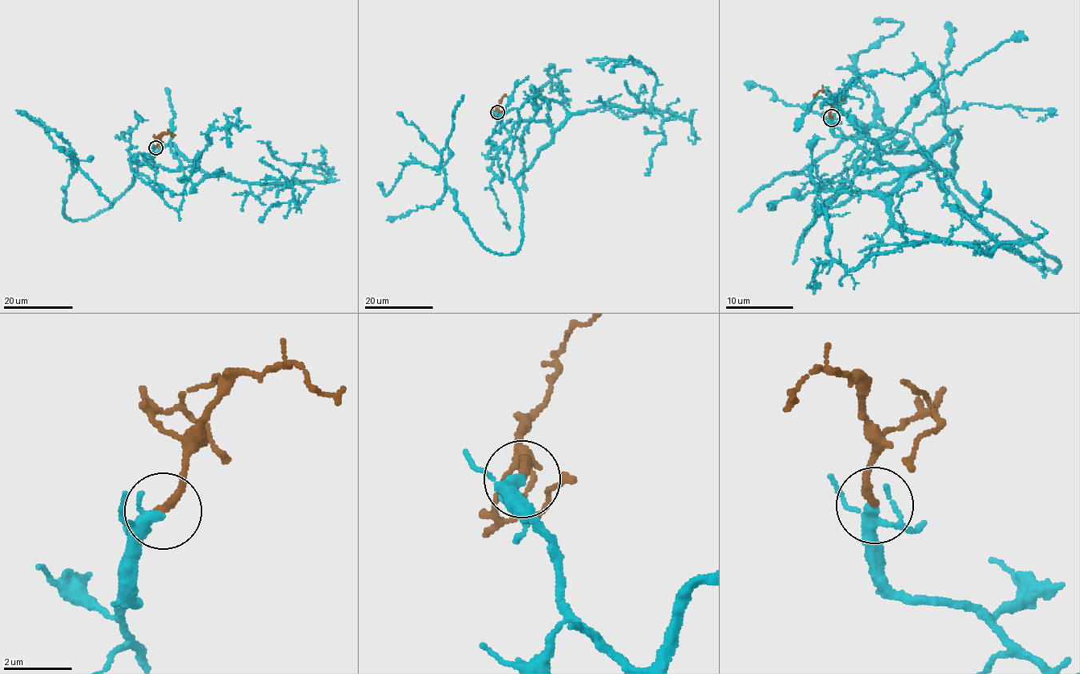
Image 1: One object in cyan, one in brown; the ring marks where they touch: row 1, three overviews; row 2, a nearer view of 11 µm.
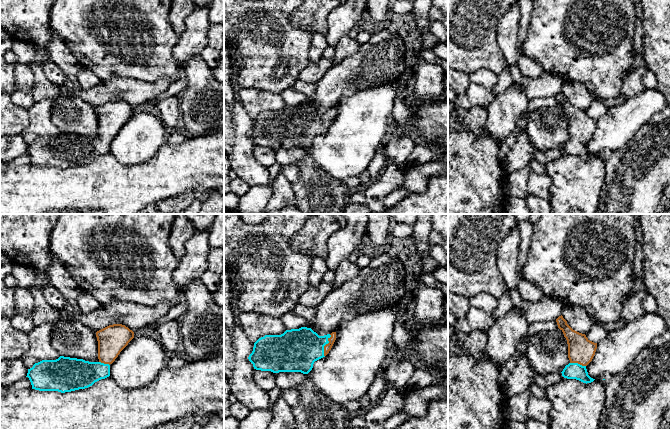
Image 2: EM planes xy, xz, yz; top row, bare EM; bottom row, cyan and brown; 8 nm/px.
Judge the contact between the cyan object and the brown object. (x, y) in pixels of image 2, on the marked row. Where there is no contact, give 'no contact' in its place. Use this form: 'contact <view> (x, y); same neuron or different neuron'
contact xz (325, 344); same neuron

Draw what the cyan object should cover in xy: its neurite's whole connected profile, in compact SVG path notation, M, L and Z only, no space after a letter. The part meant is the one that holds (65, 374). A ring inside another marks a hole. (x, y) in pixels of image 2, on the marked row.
M122 324L109 325L96 332L98 341L98 362L60 356L56 360L42 360L28 369L27 376L32 389L39 391L58 391L61 393L85 389L95 382L110 376L110 365L120 352L134 338L134 332Z

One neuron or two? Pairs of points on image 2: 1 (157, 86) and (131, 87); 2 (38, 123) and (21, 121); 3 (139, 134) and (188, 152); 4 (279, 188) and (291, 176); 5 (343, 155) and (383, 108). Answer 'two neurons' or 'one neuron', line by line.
1: one neuron
2: two neurons
3: two neurons
4: two neurons
5: one neuron

